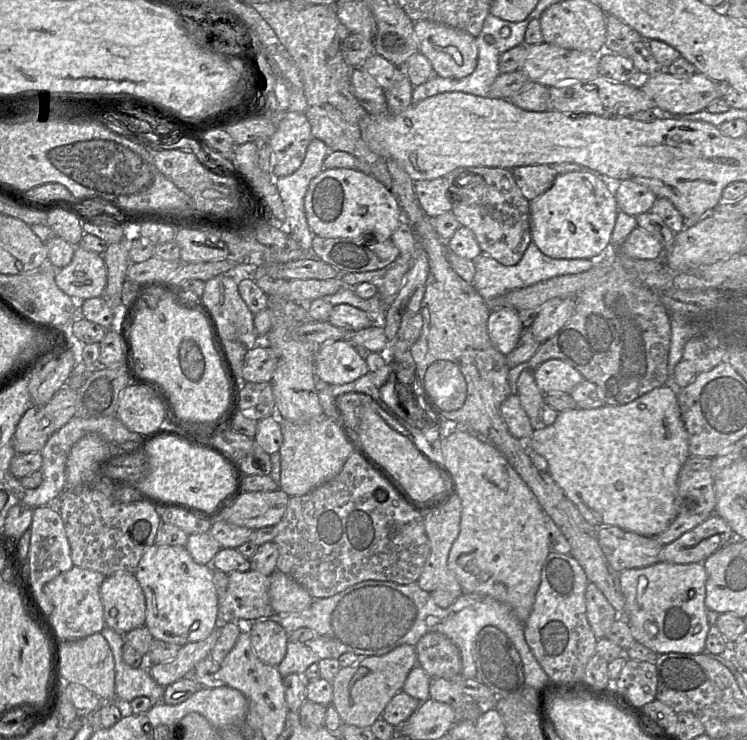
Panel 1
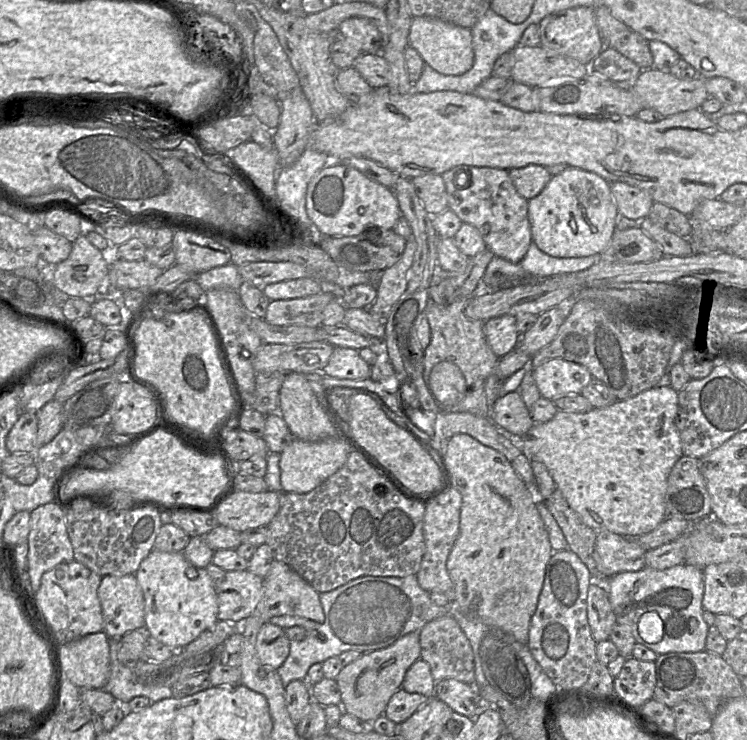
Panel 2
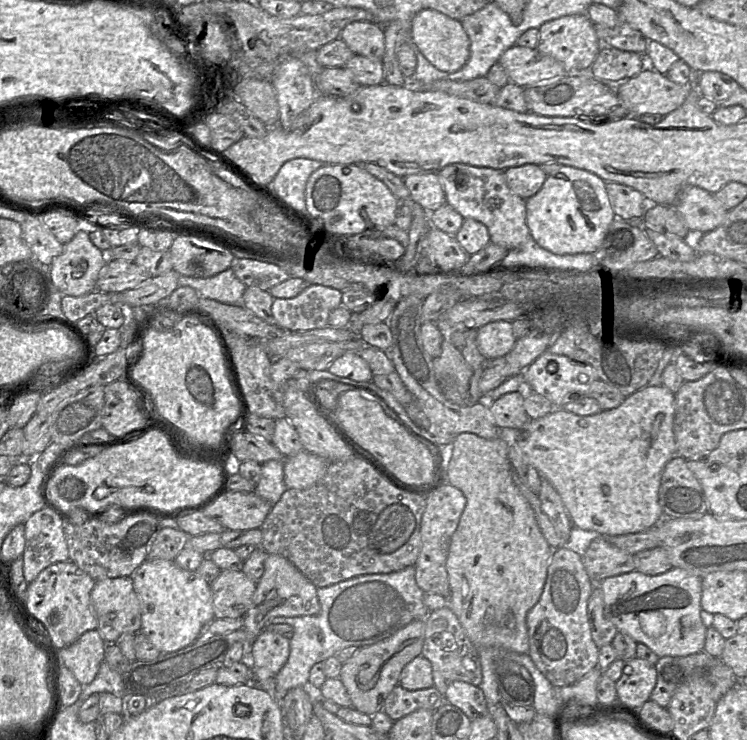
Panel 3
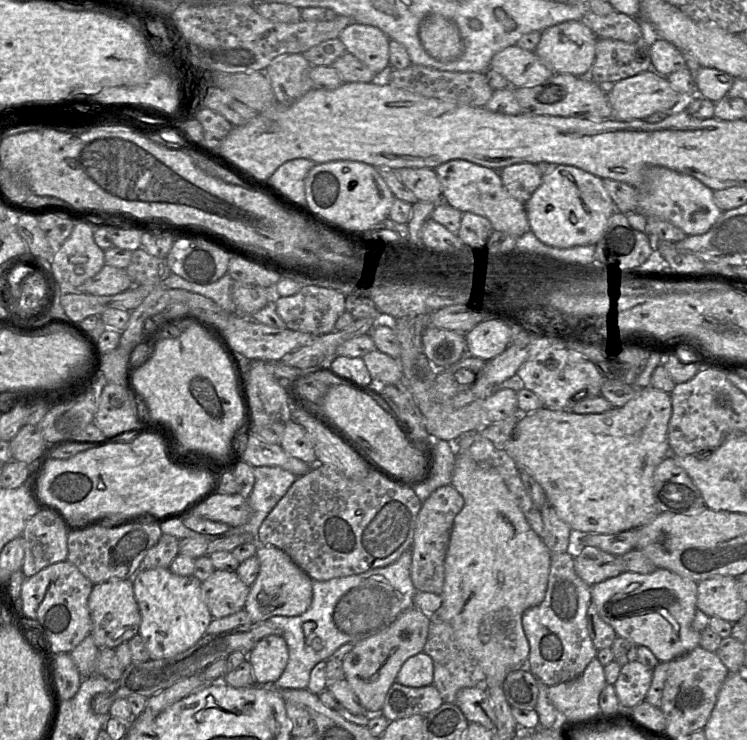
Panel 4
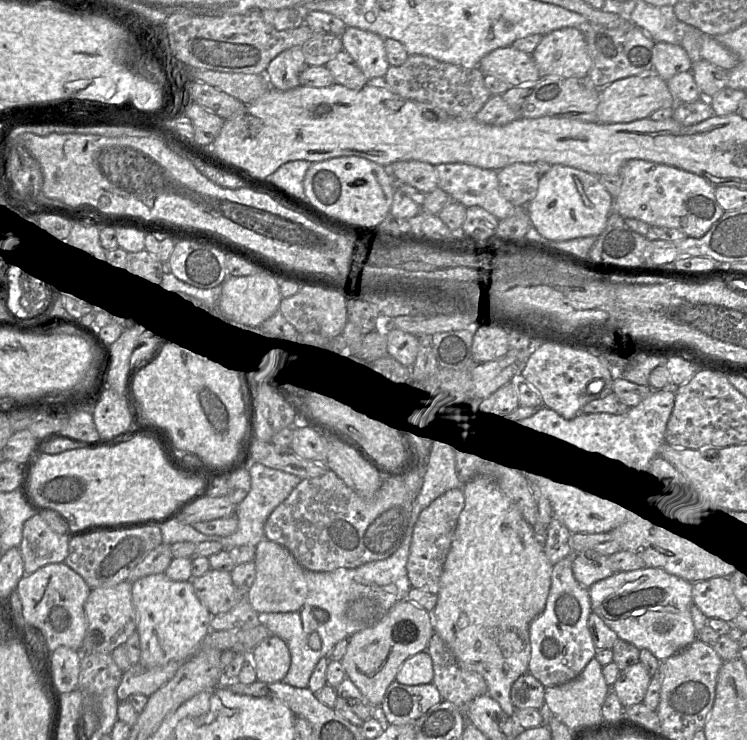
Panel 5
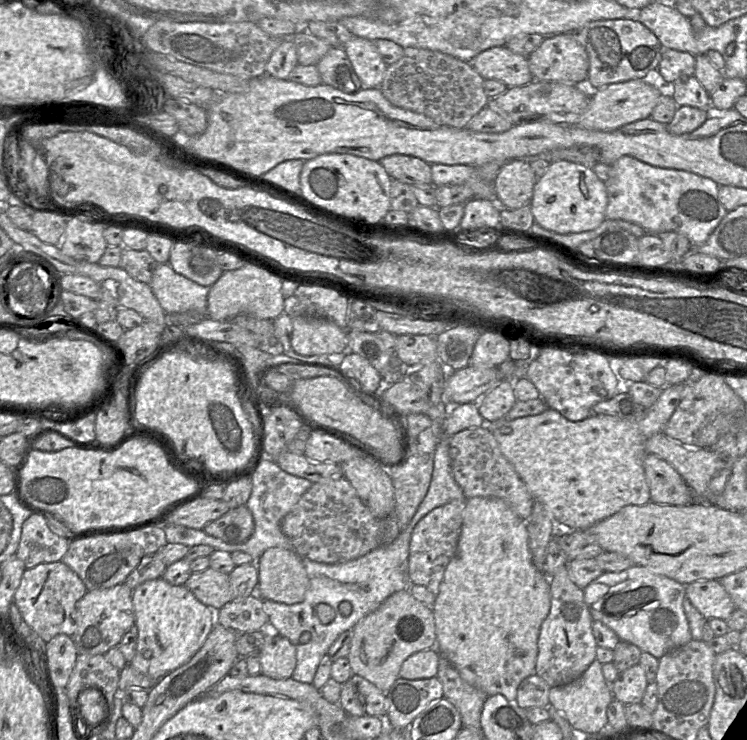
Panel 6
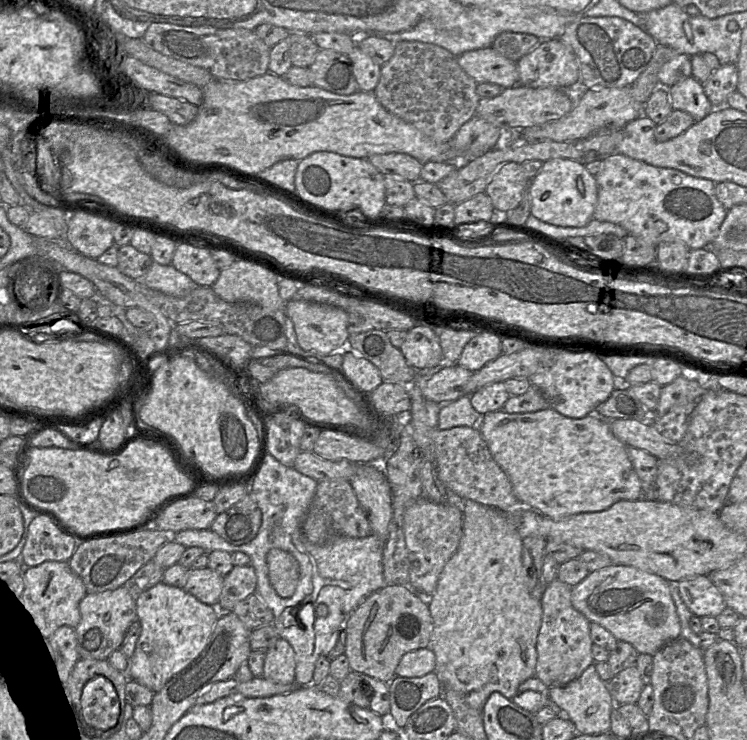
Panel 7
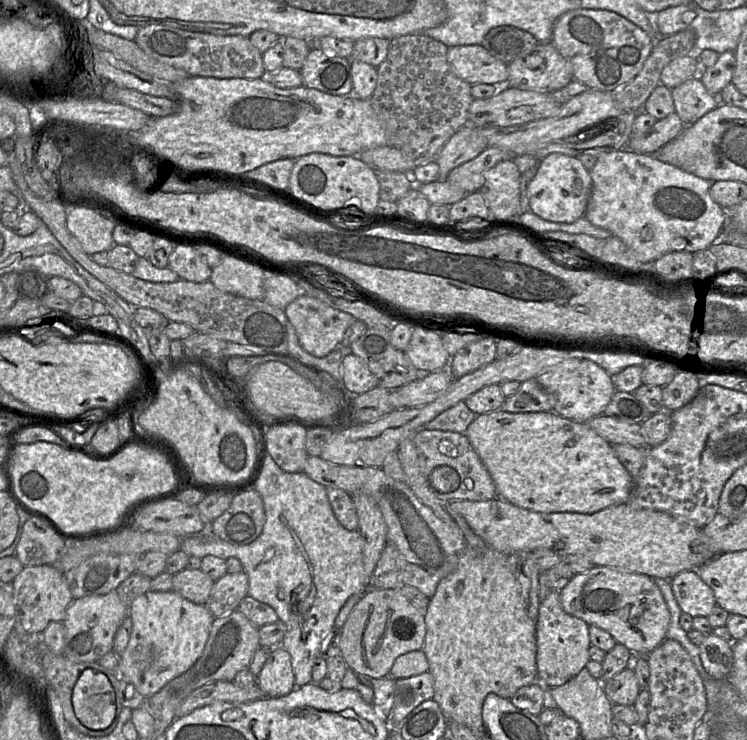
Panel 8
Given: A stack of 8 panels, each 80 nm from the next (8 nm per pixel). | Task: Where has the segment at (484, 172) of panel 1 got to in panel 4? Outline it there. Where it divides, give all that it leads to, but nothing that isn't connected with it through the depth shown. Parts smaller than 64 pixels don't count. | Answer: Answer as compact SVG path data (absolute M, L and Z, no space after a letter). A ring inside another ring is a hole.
M451 160L435 169L442 185L444 202L461 211L487 218L495 231L520 237L530 231L525 204L516 200L504 188L499 171L466 160Z

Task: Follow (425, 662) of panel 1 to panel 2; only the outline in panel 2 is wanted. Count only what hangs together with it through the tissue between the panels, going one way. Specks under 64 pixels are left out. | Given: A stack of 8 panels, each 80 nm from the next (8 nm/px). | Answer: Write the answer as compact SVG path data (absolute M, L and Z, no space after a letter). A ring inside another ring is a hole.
M451 614L435 618L420 630L421 659L430 666L435 682L453 678L469 685L475 684L473 650L466 635Z

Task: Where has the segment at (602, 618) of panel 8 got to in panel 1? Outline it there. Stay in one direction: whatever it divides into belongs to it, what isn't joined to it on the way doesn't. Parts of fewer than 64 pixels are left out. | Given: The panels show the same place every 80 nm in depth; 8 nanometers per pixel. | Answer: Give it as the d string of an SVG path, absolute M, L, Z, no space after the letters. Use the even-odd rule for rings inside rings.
M661 561L643 568L623 570L618 573L618 579L625 597L624 619L636 642L658 655L705 651L710 625L705 606L707 572L703 563Z

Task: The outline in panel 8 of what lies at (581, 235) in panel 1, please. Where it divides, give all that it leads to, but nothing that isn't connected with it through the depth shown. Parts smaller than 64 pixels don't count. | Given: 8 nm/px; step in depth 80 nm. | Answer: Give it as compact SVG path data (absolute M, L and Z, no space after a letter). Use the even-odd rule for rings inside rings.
M552 153L538 163L538 171L527 189L529 211L543 220L573 223L584 217L592 192L590 172L577 157Z

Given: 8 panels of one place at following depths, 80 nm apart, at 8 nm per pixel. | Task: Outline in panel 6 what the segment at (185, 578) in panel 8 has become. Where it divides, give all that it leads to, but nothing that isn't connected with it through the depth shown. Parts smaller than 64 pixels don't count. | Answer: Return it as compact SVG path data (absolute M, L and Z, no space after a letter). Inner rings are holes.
M211 567L192 573L185 586L204 605L217 612L232 601L229 575Z

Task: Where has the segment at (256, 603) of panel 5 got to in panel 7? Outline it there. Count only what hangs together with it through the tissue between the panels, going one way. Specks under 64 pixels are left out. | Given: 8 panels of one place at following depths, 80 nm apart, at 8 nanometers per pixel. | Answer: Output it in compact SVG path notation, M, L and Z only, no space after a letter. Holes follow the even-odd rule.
M271 549L266 557L272 587L282 598L290 598L298 585L300 568L296 558L282 549Z

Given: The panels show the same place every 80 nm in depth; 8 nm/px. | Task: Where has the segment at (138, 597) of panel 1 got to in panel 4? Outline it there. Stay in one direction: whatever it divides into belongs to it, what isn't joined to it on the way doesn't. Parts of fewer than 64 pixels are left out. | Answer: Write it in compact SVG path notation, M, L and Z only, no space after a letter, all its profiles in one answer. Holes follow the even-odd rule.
M132 579L108 580L94 584L88 598L92 620L91 636L98 648L115 648L128 642L139 631L140 610L134 596Z

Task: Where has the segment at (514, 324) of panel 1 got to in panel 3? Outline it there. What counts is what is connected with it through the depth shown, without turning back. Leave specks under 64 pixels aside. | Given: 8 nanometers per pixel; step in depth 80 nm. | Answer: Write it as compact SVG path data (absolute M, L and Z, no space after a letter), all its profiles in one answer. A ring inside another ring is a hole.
M511 321L490 322L477 331L477 347L486 360L504 357L516 343Z

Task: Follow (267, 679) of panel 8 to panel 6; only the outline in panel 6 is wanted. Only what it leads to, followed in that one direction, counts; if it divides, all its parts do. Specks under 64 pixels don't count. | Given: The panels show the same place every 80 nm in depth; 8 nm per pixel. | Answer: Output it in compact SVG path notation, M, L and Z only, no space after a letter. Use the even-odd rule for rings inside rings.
M269 633L258 656L262 675L276 680L292 677L296 667L296 649L287 638Z

